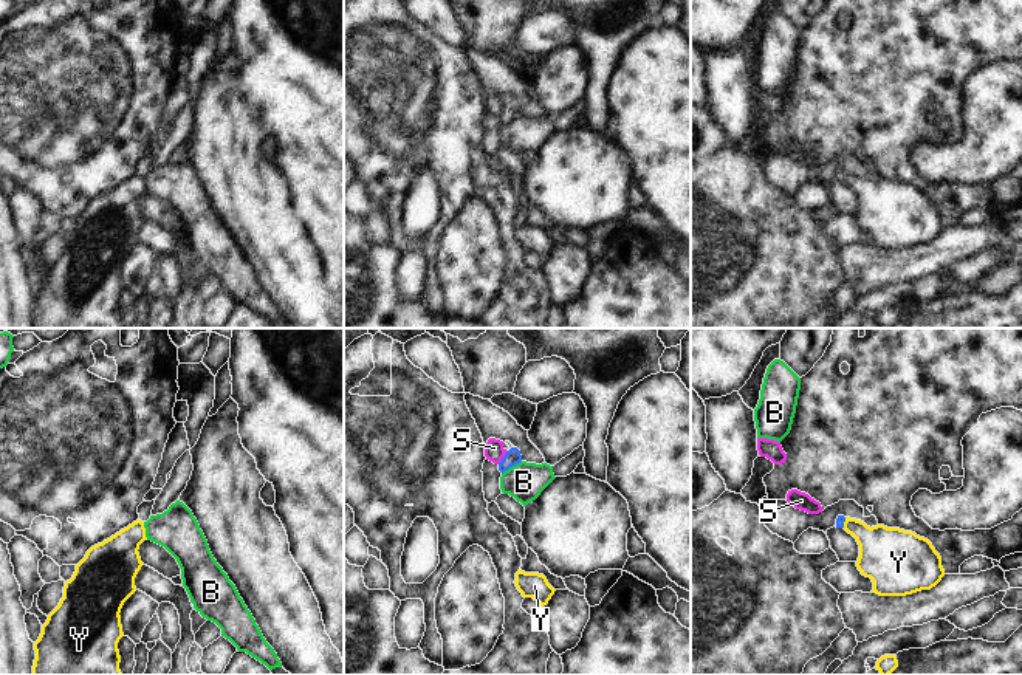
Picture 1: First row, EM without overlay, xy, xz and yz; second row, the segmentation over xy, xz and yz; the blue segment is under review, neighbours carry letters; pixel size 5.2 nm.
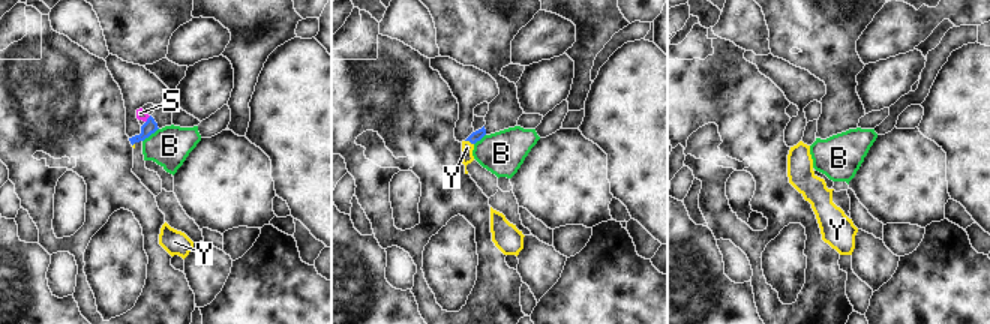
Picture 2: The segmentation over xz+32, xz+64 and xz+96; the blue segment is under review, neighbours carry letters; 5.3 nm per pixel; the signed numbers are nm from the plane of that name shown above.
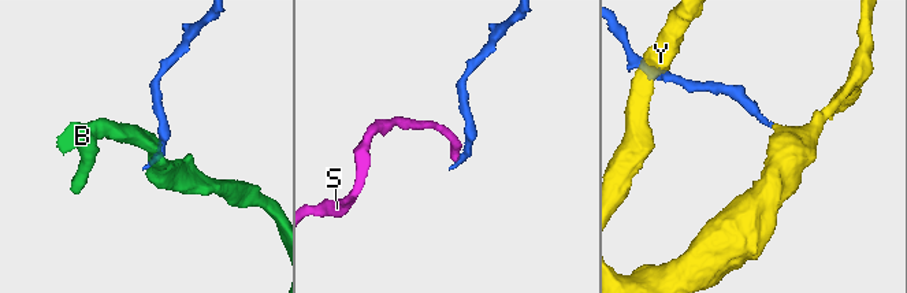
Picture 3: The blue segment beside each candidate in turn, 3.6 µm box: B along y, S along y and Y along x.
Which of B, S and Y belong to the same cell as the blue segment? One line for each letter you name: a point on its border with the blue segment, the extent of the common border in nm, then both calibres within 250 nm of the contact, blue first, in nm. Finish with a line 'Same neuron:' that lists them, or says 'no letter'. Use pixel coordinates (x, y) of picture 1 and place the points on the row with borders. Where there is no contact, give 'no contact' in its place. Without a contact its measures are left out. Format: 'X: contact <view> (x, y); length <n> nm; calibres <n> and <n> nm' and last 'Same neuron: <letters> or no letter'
Y: contact yz (844, 520); length 60 nm; calibres 50 and 240 nm
Same neuron: Y

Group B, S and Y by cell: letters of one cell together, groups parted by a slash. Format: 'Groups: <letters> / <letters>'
Groups: B / S / Y

